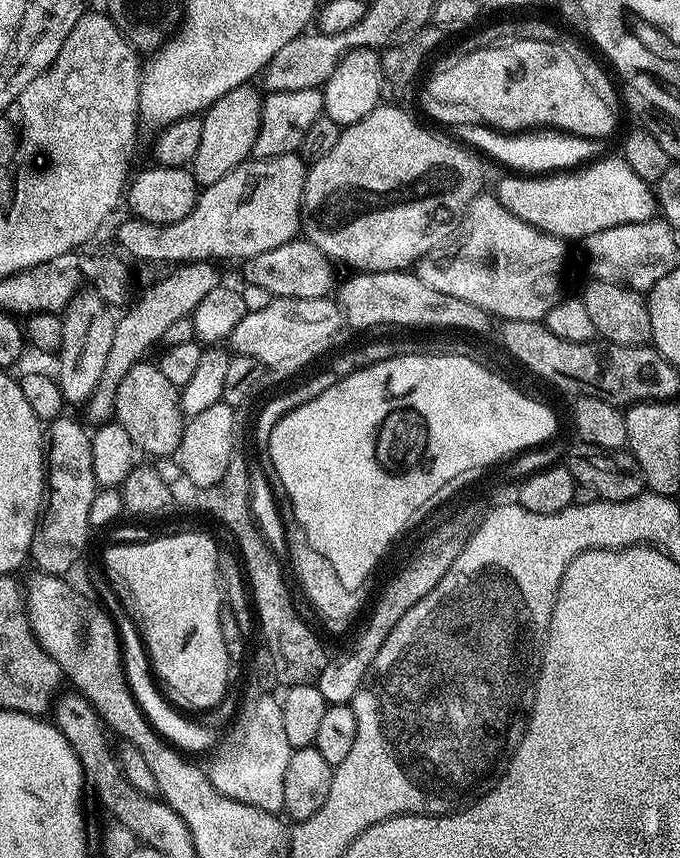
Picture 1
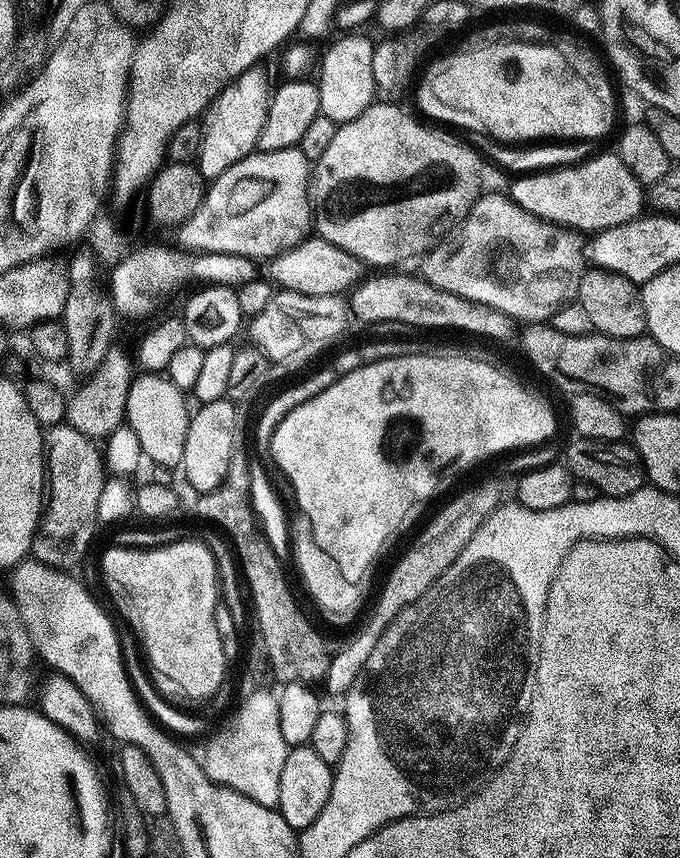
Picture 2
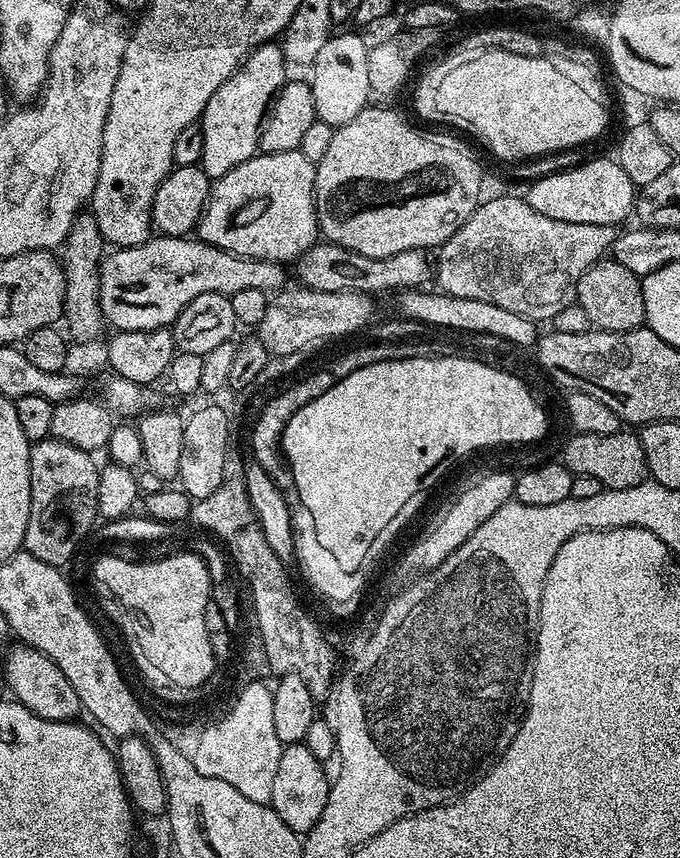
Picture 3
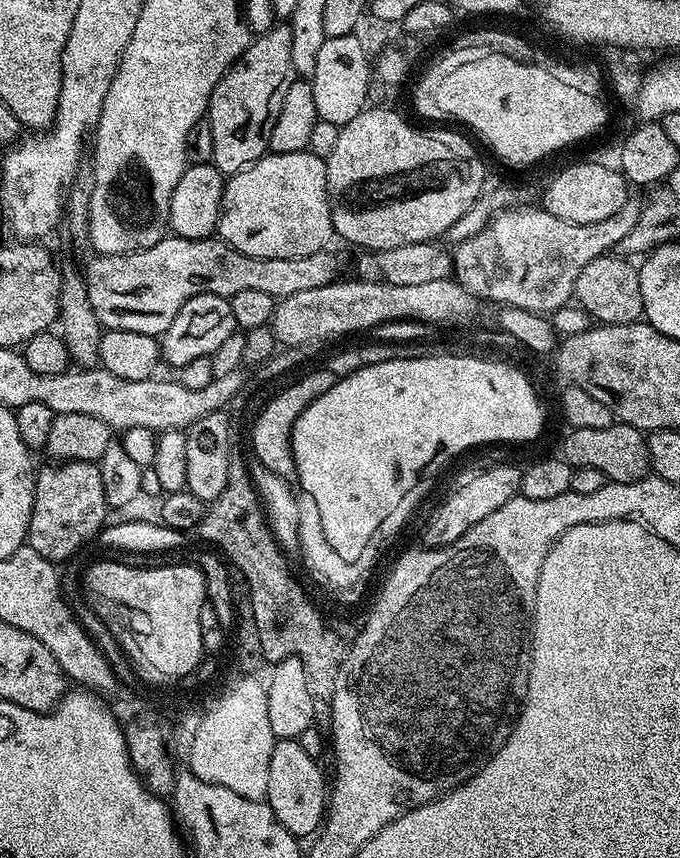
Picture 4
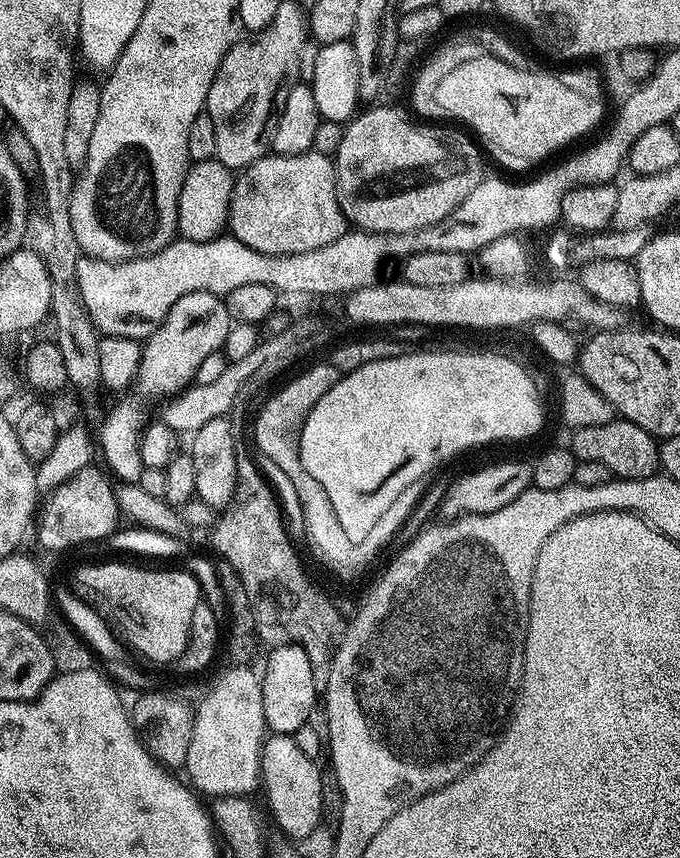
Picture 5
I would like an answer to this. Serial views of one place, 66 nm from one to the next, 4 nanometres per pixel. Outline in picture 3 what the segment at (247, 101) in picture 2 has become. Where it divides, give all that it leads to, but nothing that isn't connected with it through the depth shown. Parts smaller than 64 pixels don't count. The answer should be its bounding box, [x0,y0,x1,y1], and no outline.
[198,43,290,181]

